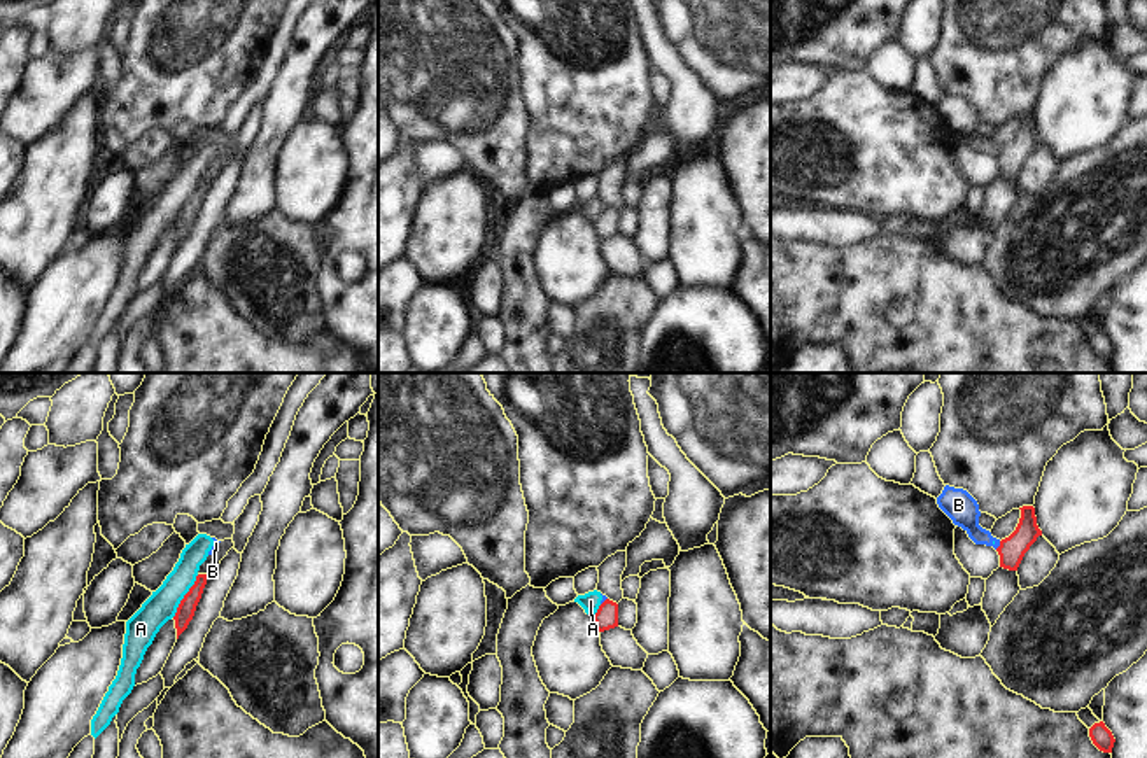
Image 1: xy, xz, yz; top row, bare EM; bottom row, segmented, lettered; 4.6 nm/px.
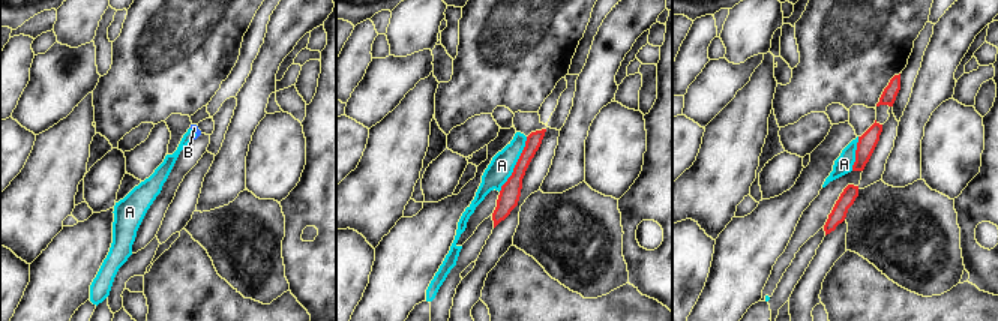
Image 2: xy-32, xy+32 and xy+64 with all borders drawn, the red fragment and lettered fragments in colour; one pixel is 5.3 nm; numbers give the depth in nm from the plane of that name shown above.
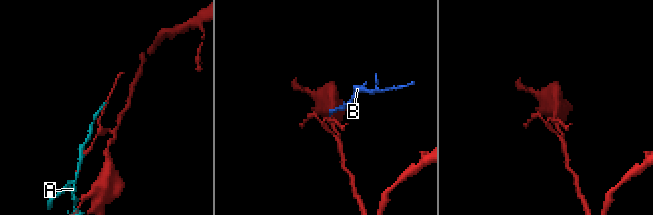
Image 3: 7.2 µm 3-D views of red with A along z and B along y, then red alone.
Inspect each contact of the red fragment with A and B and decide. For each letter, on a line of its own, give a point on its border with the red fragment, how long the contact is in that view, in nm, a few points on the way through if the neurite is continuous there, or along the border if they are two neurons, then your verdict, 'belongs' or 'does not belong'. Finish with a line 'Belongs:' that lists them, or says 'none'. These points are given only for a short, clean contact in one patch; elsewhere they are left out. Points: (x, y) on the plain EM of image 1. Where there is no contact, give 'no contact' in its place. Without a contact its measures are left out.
A: xy (184, 203) | 240 nm | along xy (198, 182), (172, 224) | does not belong
B: yz (1000, 153) | 50 nm | along yz (1000, 149), (995, 156) | does not belong
Belongs: none

